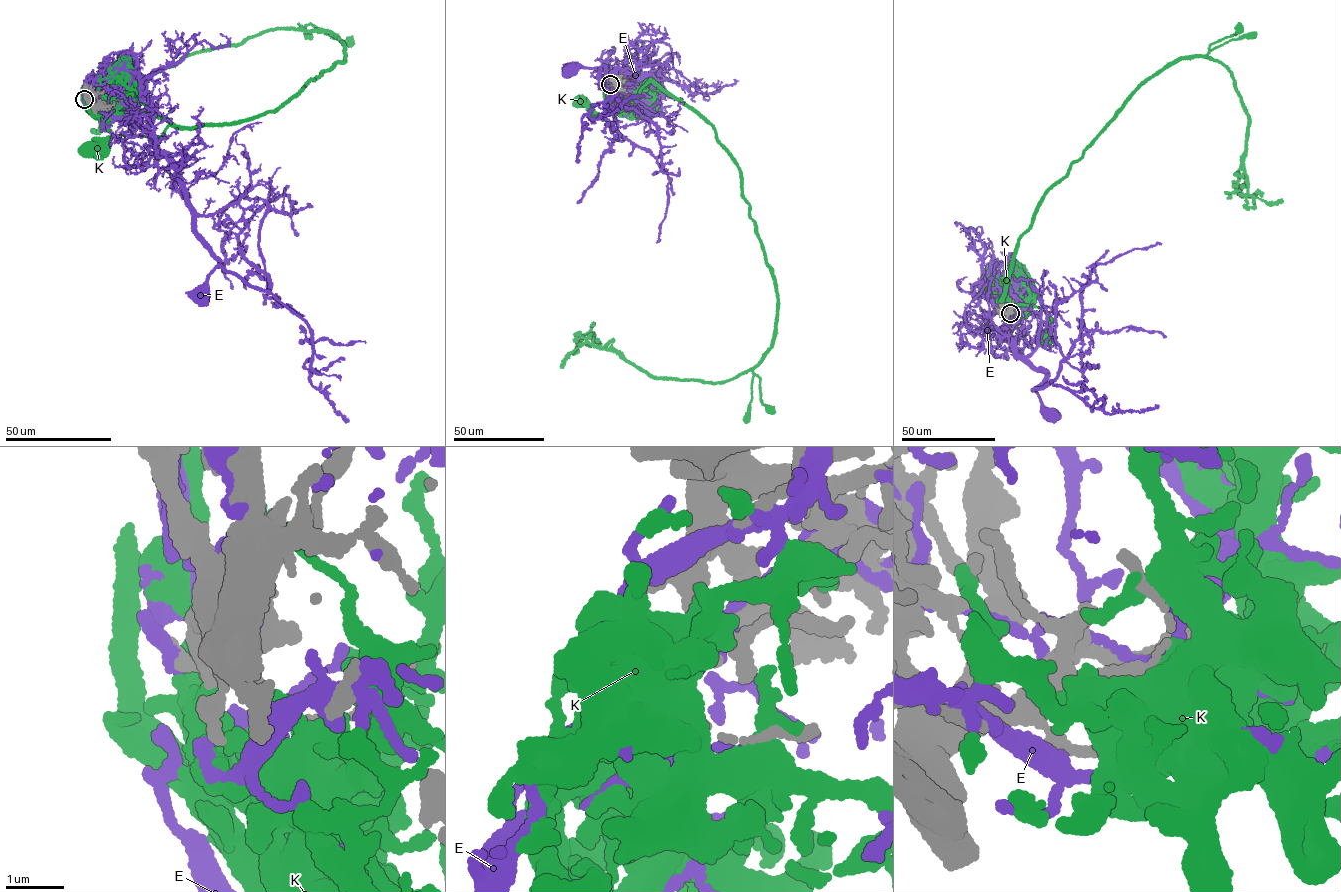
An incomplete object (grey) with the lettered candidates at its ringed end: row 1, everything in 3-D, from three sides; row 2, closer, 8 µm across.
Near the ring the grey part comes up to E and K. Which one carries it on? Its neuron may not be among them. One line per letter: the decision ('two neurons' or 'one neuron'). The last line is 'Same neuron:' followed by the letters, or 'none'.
E: two neurons
K: one neuron
Same neuron: K

